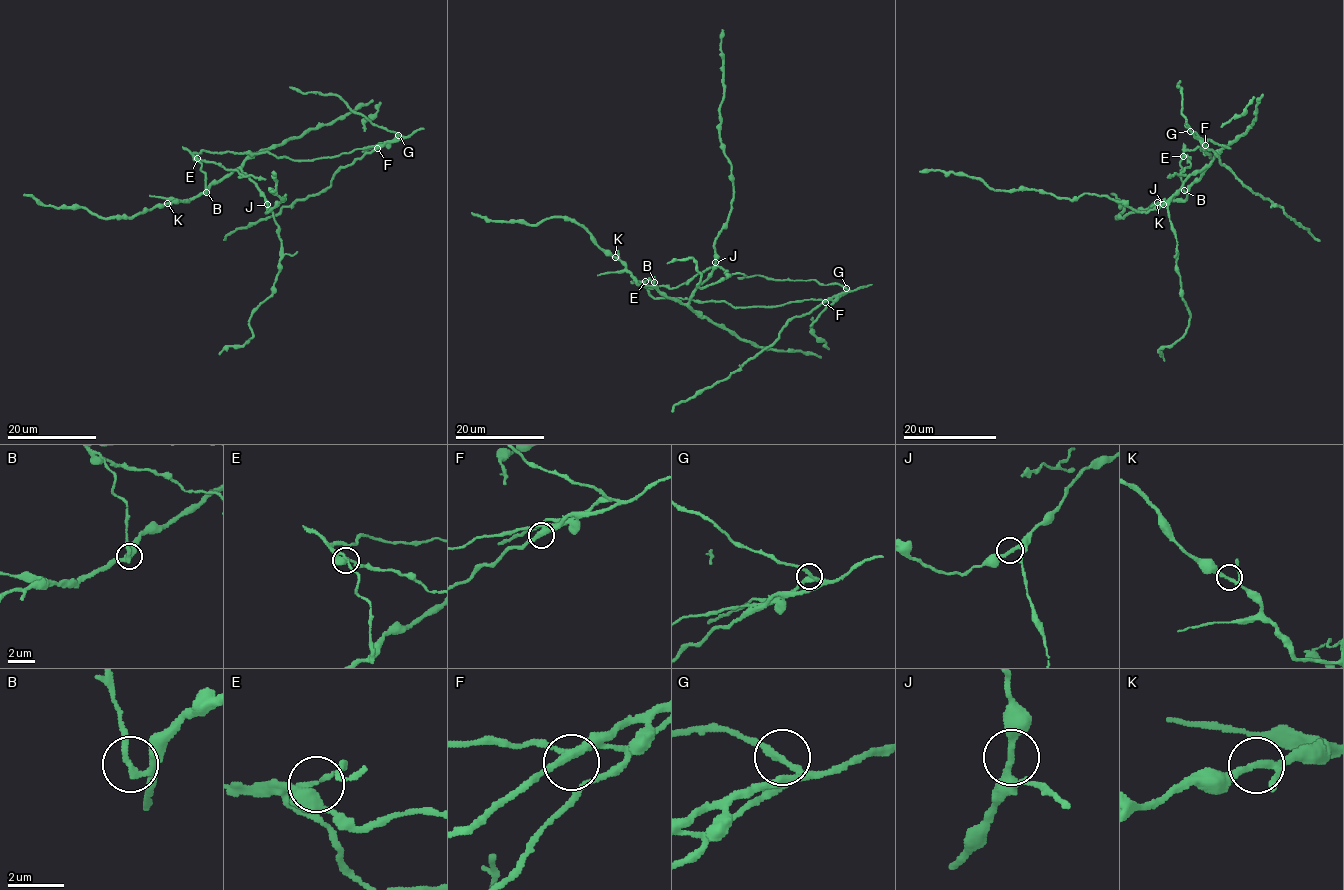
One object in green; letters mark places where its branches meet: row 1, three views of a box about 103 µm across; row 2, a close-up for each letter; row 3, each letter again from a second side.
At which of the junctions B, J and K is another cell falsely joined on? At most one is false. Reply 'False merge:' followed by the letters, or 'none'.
False merge: B

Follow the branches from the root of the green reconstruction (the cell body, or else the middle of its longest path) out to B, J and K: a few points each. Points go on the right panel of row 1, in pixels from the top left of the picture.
B: (1189, 150), (1183, 152), (1179, 161), (1184, 191)
J: (1189, 150), (1183, 152), (1179, 161), (1183, 188), (1186, 191), (1206, 168), (1205, 166), (1195, 171), (1163, 204)
K: (1189, 150), (1183, 152), (1179, 161), (1179, 175), (1183, 188), (1188, 192), (1186, 198), (1157, 202)

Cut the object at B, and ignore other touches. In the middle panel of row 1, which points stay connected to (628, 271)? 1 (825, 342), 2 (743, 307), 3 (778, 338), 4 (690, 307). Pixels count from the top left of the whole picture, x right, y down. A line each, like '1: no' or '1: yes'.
1: yes
2: no
3: no
4: yes

